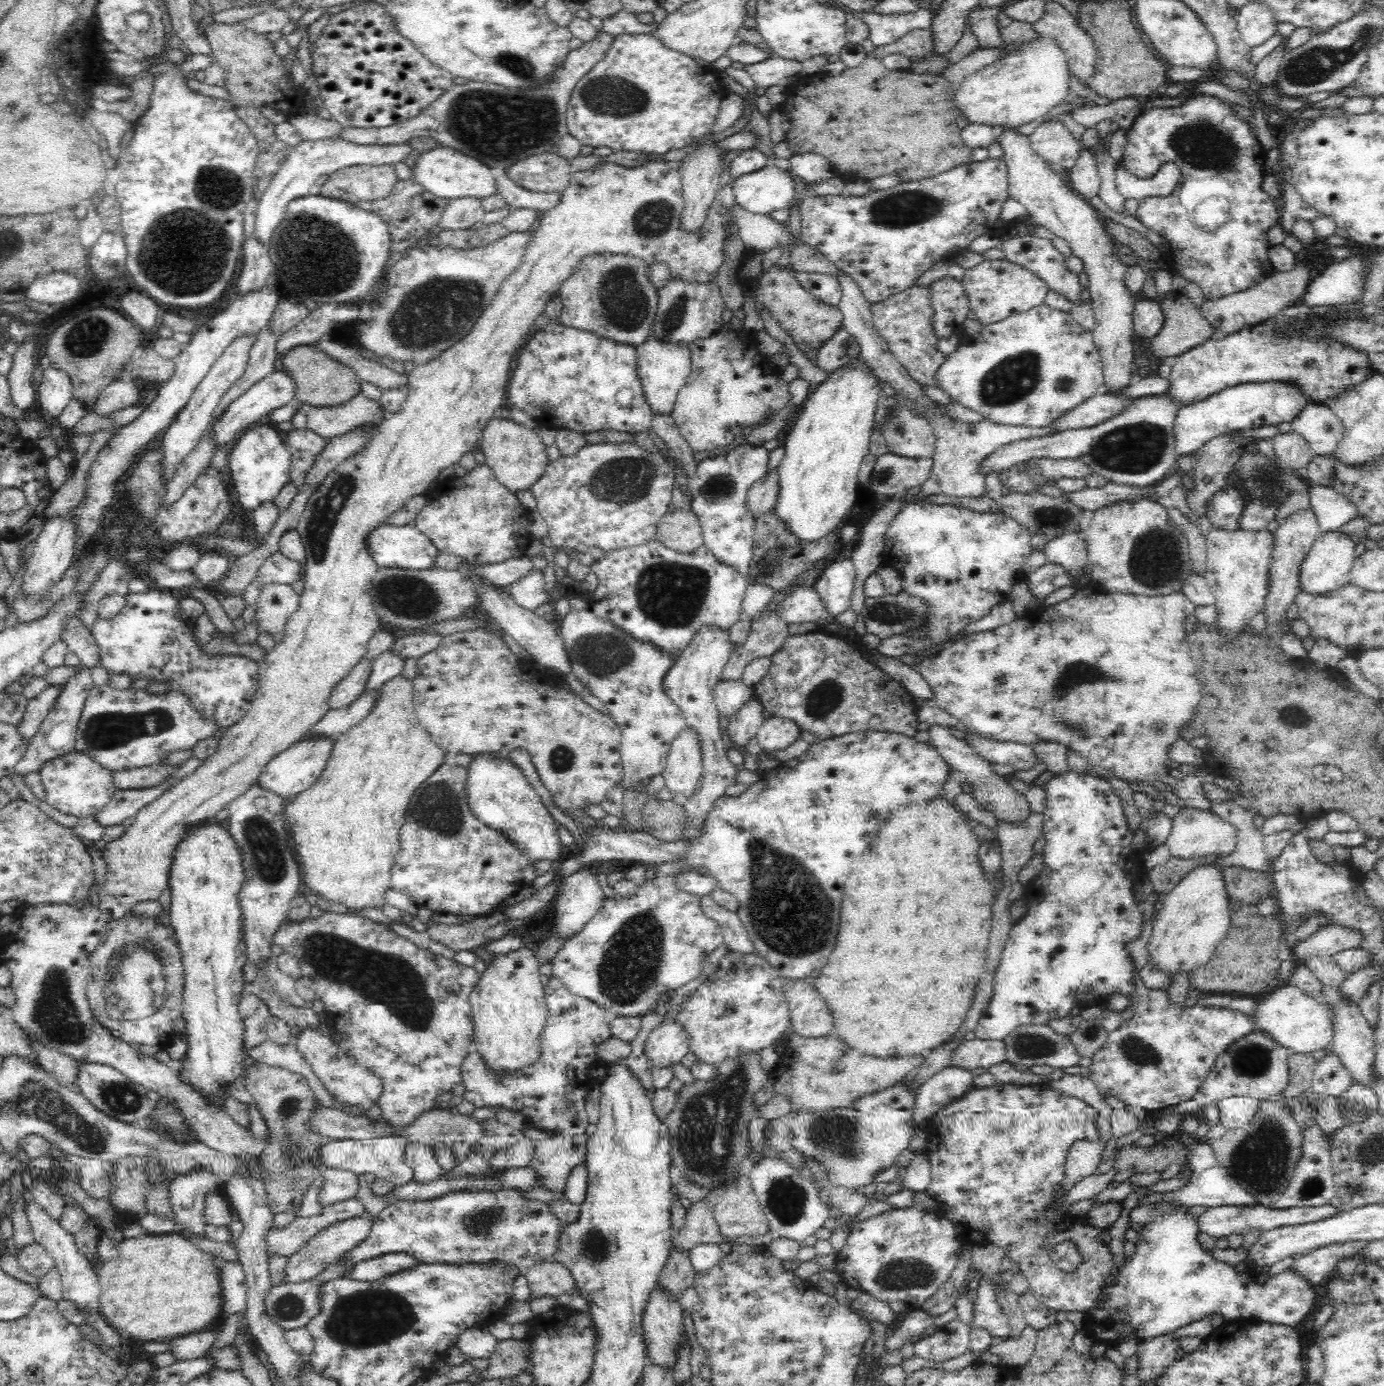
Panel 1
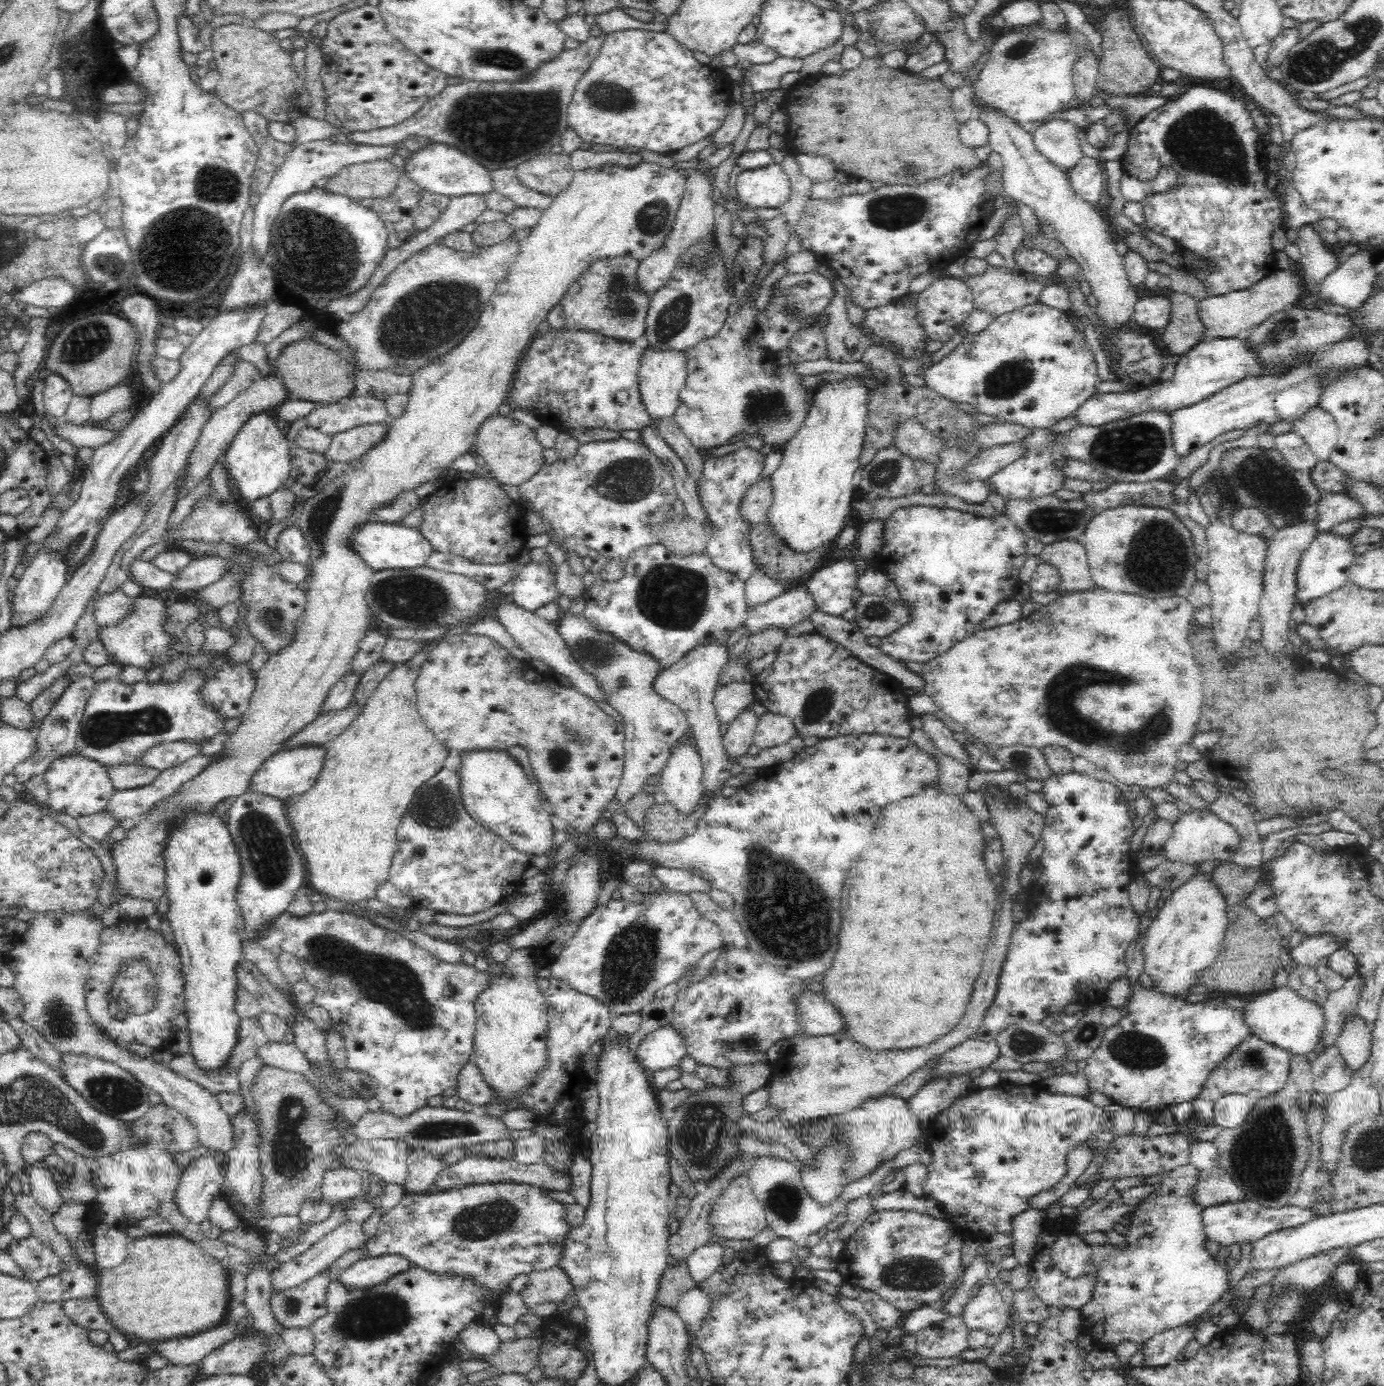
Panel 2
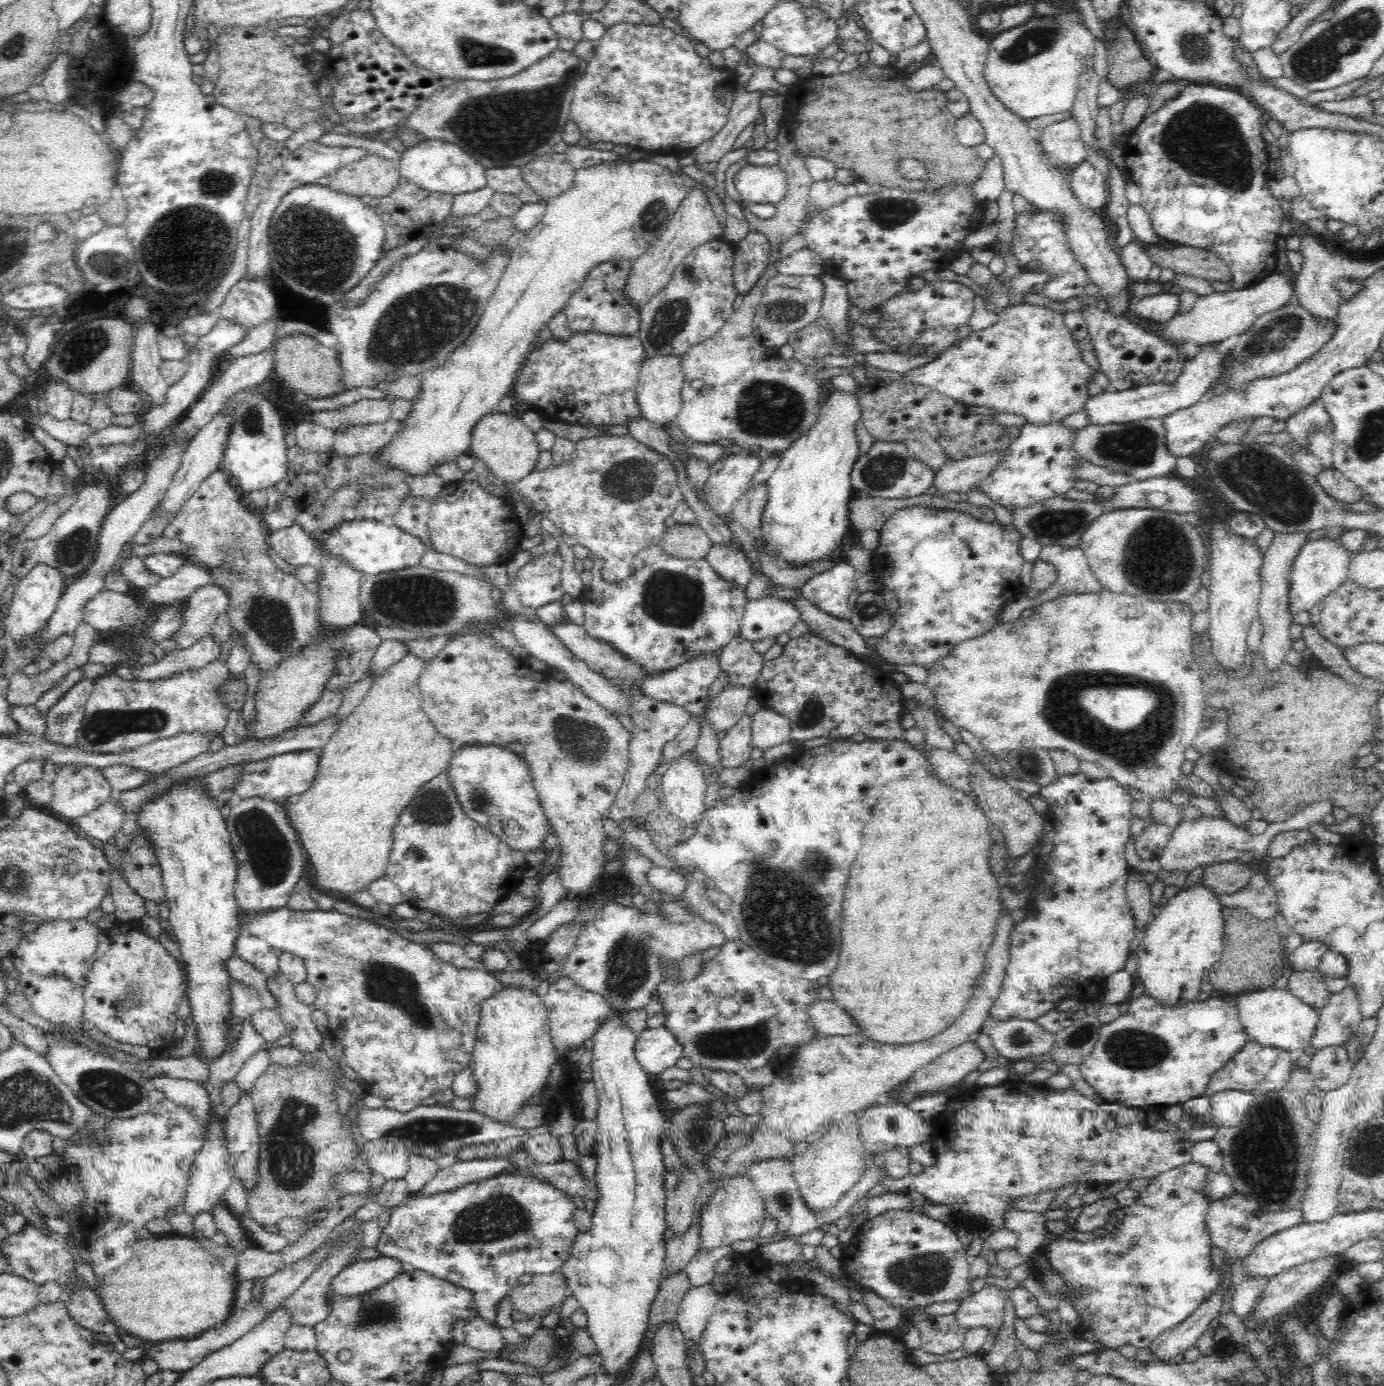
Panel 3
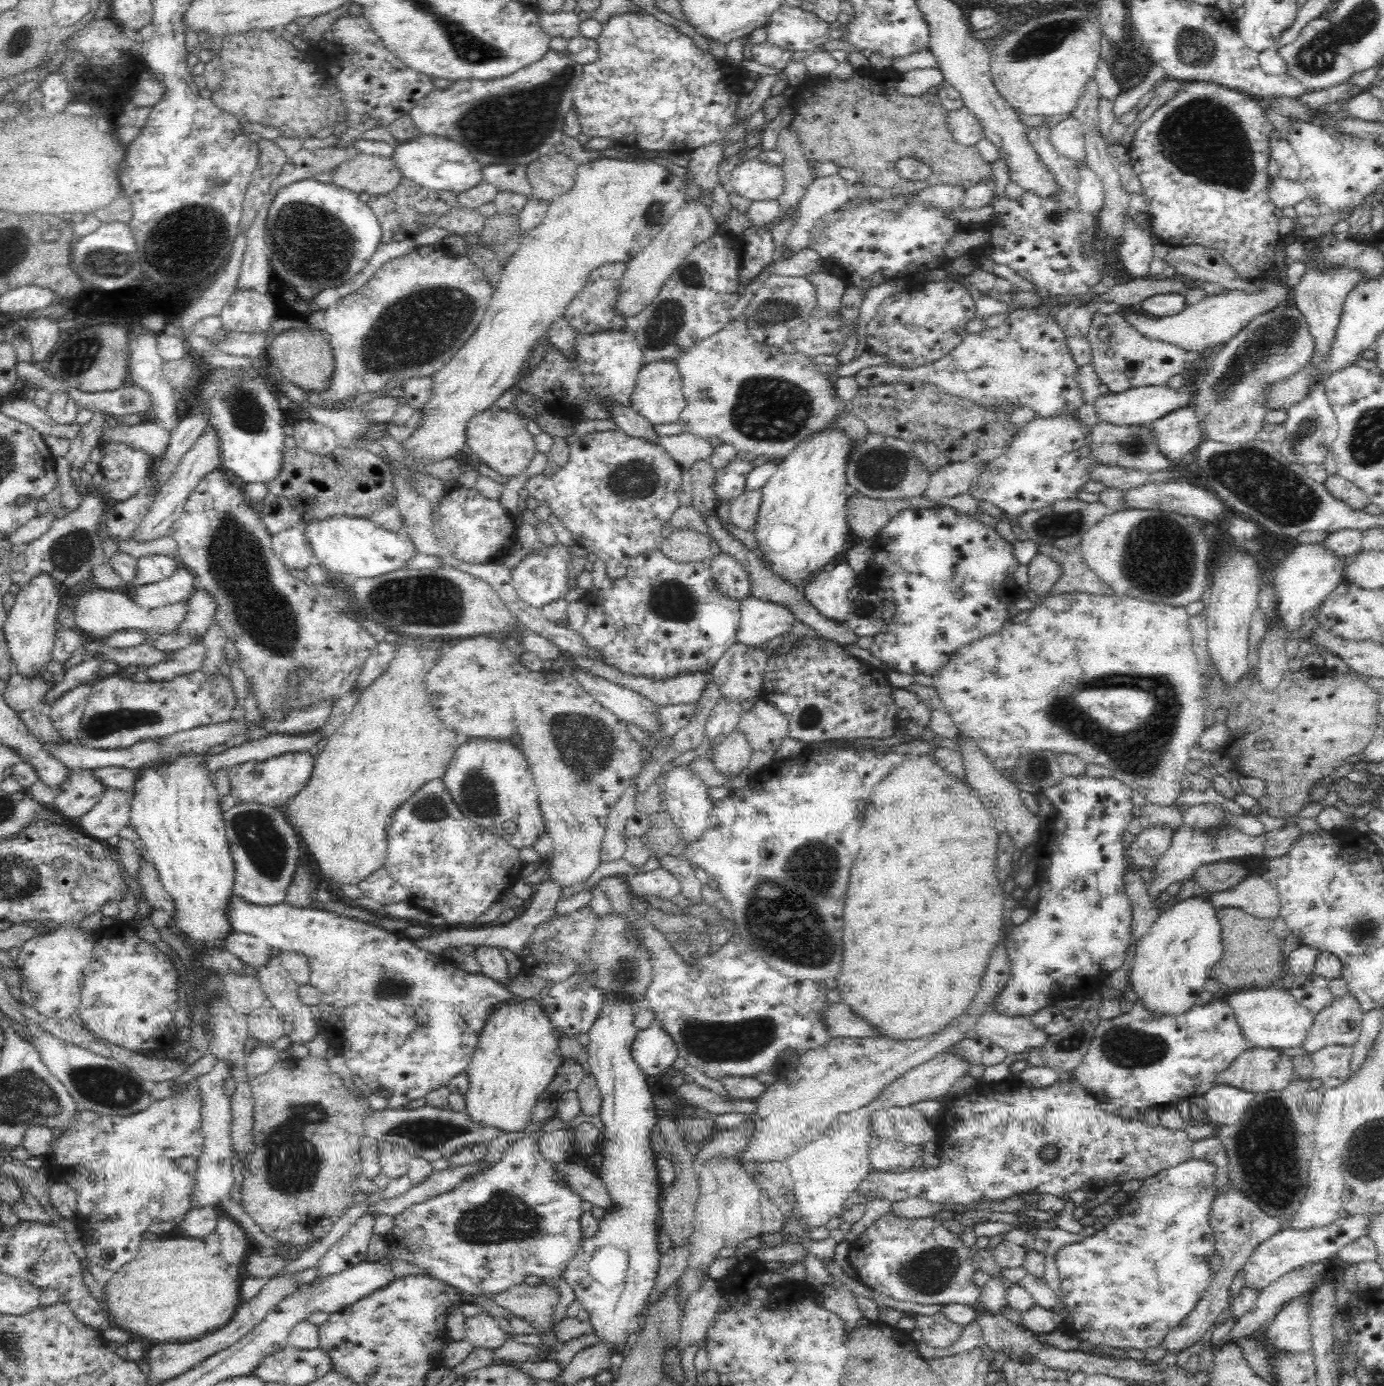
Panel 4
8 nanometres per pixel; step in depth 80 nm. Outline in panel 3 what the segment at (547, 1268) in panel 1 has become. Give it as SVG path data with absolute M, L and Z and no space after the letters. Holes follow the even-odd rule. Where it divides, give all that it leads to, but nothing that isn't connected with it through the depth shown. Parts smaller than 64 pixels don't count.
M556 1271L547 1275L534 1275L530 1283L514 1286L504 1298L509 1299L513 1311L521 1313L526 1319L532 1319L537 1315L544 1318L567 1295L564 1275Z

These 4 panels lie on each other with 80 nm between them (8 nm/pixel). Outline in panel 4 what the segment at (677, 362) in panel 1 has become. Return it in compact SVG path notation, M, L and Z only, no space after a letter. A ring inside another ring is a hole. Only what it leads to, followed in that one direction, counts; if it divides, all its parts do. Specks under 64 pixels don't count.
M674 360L658 361L643 365L638 372L637 381L634 388L632 388L632 394L630 394L630 406L638 414L641 414L653 425L678 423L680 422L680 413L686 408L686 405L682 379Z

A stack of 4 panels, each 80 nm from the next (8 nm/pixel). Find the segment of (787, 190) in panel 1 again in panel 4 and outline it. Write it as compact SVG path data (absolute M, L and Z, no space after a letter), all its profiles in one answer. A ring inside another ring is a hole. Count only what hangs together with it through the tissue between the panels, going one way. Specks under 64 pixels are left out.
M757 158L739 162L731 172L730 184L742 198L752 201L775 200L782 194L783 170Z

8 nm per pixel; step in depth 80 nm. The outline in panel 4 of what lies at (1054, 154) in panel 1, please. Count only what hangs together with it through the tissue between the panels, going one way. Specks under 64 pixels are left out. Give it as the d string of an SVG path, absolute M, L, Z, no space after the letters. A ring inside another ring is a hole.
M1071 116L1058 125L1051 126L1050 143L1062 156L1084 162L1086 156L1084 129L1076 117Z

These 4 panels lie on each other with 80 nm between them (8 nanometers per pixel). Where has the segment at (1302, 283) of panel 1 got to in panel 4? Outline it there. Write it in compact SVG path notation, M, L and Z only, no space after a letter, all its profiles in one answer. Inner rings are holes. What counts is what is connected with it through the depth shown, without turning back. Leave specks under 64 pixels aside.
M1274 278L1267 279L1259 293L1246 294L1242 291L1230 291L1228 294L1210 295L1192 306L1186 306L1182 312L1172 316L1158 318L1130 312L1123 317L1140 335L1150 340L1164 341L1184 351L1204 352L1208 348L1218 347L1228 342L1252 318L1272 310L1289 295L1291 295L1290 289Z

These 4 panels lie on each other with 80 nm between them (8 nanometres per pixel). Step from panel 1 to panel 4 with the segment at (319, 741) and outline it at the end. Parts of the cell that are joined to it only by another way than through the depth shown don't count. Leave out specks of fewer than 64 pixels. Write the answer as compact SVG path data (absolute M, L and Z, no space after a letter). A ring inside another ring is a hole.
M308 751L286 752L267 758L264 762L250 761L235 764L227 770L230 794L240 803L256 803L282 810L303 786L306 786L315 759Z

